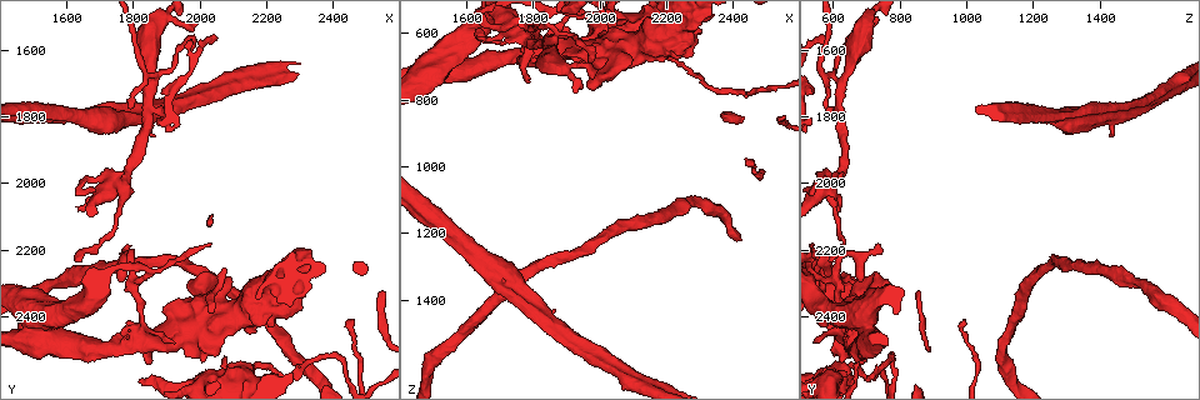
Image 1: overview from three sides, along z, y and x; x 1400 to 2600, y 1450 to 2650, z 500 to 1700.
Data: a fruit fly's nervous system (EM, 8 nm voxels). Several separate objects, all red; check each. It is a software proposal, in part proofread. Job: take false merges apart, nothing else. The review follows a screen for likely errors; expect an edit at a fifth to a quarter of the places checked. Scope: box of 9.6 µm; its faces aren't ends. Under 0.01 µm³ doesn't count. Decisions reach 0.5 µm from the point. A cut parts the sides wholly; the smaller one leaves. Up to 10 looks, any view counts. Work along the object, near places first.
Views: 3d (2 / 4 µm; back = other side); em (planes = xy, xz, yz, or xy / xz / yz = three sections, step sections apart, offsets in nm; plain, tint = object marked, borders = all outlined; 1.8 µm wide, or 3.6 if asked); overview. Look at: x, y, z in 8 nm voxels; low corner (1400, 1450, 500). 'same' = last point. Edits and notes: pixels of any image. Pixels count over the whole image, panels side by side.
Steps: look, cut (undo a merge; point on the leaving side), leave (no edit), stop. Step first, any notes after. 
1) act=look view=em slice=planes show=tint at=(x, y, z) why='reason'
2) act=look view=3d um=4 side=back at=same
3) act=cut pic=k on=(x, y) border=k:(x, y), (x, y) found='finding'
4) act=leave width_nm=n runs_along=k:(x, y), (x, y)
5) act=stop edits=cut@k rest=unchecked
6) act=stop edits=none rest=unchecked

act=look view=3d um=4 at=(1810, 1800, 1410) why='arms part here'

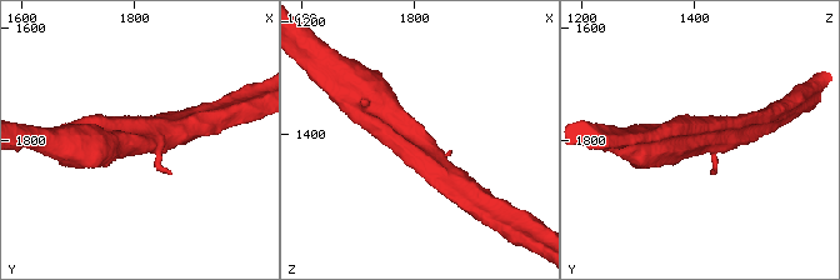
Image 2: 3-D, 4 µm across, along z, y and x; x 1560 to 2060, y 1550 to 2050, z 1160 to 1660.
act=look view=em slice=planes show=tint at=(1815, 1810, 1410)

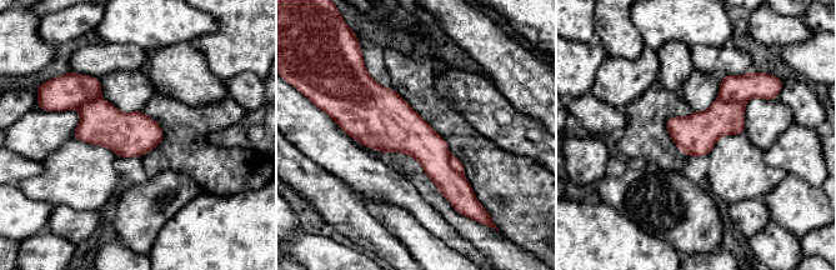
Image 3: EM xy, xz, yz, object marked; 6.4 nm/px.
act=cut pic=3 on=(734, 88) border=3:(717, 98), (725, 101), (744, 103) found='two neurons meet here'

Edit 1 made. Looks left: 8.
act=look view=overview why='redraw'

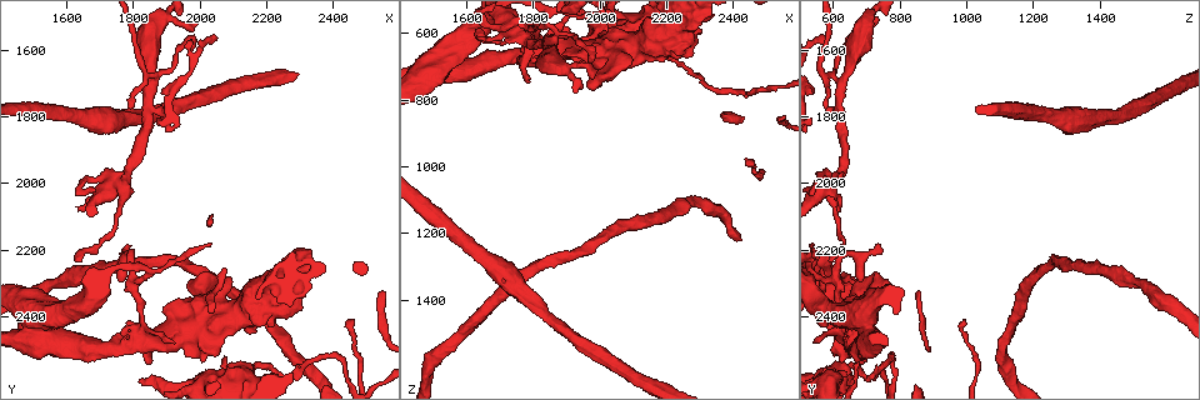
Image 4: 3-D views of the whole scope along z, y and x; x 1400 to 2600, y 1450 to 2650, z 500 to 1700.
act=look view=em slice=xz step=16 show=tint at=(1740, 2010, 570) why='two arms at a narrow angle'

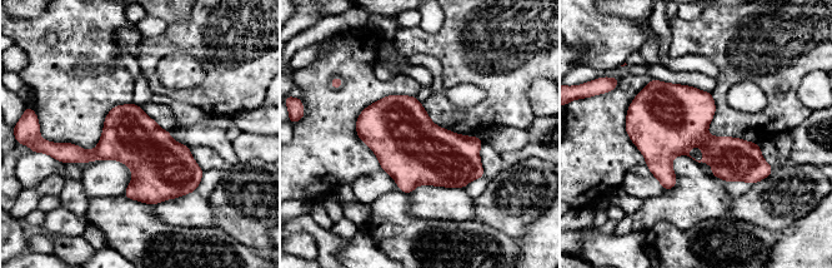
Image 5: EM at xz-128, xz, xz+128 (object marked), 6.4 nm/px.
act=look view=em slice=planes show=tint at=same

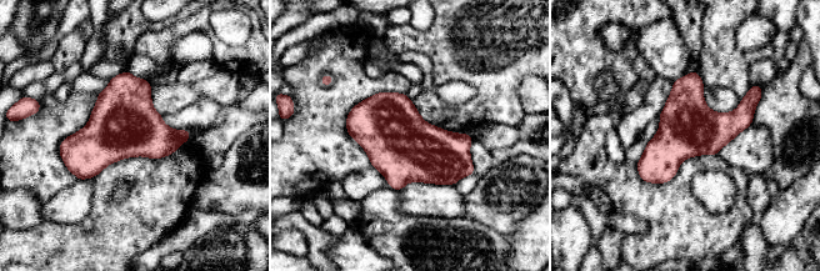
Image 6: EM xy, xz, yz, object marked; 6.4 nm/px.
act=leave width_nm=380 found='one neuron here'

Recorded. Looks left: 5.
act=look view=3d um=2 side=back at=(1840, 1680, 630) why='sharp bend'

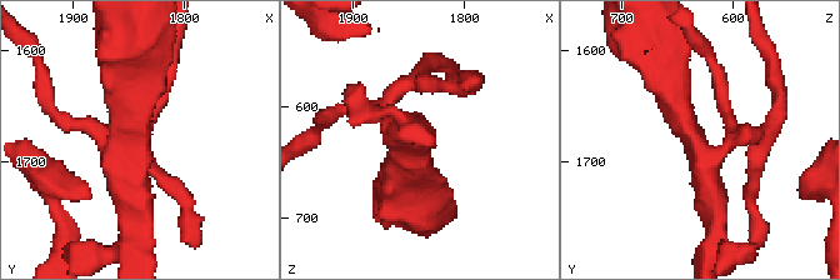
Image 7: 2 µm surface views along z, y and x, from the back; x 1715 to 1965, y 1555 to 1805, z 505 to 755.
act=look view=em slice=planes show=tint at=(1848, 1688, 628)

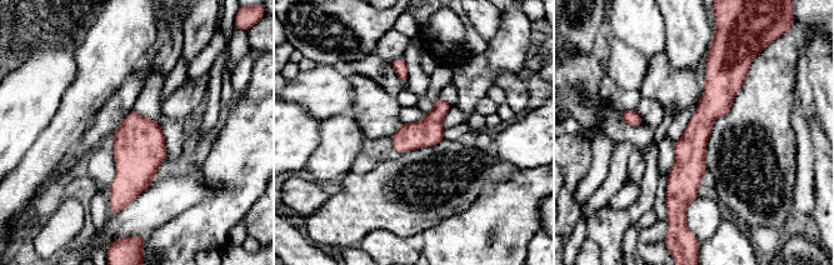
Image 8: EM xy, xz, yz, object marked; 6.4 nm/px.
act=leave found='all the same neuron'

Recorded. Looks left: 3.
act=look view=em um=3.6 slice=xy step=4 show=tint at=(2210, 2330, 570) why='abrupt turn'

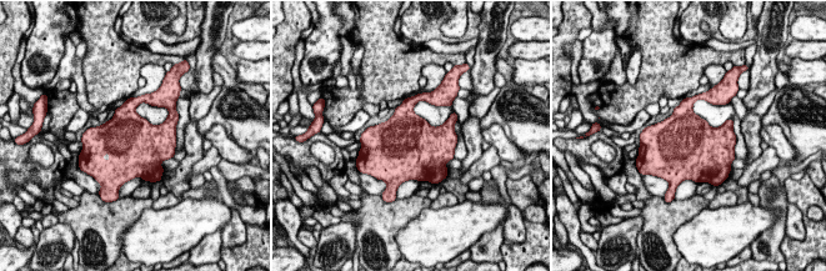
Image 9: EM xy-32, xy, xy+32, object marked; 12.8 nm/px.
act=look view=em um=3.6 slice=planes show=tint at=same

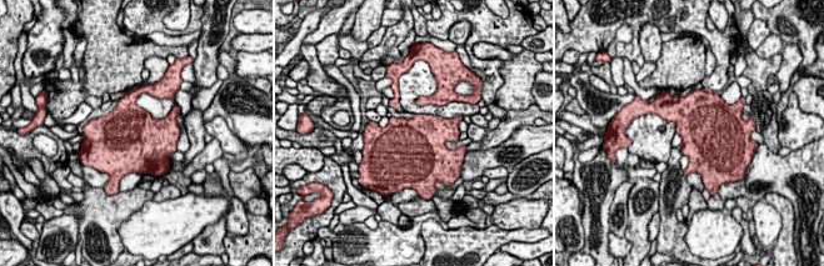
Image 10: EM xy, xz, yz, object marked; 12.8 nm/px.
act=leave found='one neuron here'

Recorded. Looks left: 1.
act=stop edits=cut@3 rest=unchecked

